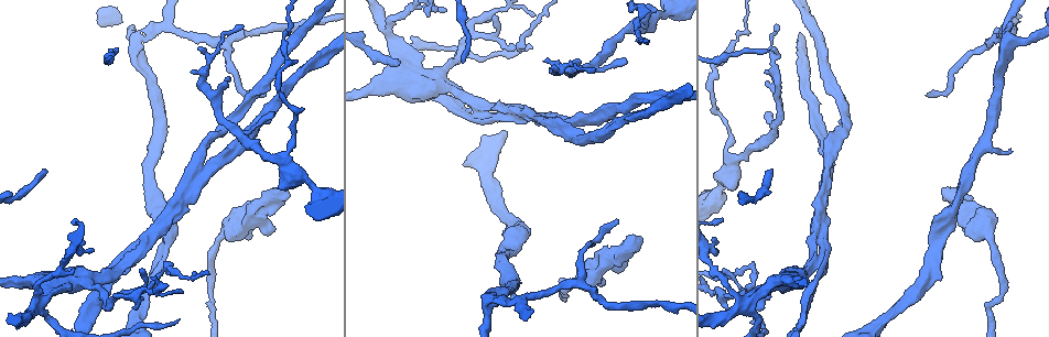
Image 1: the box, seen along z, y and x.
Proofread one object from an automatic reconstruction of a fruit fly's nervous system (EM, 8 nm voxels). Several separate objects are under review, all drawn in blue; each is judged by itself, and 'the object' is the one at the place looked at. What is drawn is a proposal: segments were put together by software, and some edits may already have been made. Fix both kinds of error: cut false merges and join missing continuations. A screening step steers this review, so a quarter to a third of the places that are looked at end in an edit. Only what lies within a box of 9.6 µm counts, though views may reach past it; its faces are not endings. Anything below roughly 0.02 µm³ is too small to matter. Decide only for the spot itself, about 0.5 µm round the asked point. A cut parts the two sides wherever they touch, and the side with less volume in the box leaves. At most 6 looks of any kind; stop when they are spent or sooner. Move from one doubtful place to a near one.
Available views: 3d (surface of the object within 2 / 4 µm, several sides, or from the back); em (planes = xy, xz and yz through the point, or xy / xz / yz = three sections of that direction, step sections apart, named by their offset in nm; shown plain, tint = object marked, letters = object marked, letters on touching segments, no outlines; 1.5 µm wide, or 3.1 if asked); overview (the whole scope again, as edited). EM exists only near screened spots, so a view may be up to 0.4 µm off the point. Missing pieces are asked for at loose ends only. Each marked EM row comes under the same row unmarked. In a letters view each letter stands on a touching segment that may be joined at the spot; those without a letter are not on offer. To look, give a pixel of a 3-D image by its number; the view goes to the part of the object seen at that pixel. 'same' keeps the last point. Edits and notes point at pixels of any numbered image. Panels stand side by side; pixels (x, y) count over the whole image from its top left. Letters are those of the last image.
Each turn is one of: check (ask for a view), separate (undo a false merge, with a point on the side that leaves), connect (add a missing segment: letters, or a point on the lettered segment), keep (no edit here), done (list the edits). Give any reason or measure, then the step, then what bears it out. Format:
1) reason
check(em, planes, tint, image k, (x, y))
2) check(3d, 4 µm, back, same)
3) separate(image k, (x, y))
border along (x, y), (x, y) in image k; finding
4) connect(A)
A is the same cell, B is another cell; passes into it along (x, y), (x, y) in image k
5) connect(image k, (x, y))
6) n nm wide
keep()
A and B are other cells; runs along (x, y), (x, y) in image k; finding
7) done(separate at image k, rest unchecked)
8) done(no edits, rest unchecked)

branch stops here
check(em, planes, letters, image 1, (200, 48))

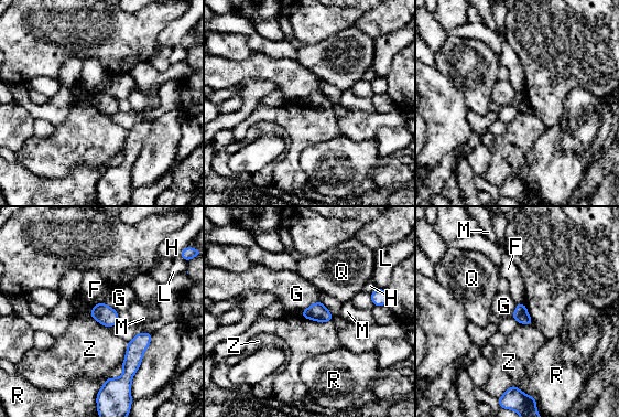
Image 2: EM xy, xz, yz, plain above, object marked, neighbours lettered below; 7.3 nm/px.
keep()
F, G, H, L, M, Q, R and Z are other cells; none of them fits

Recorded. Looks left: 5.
check(em, xy, step 8, letters, image 1, (766, 112))

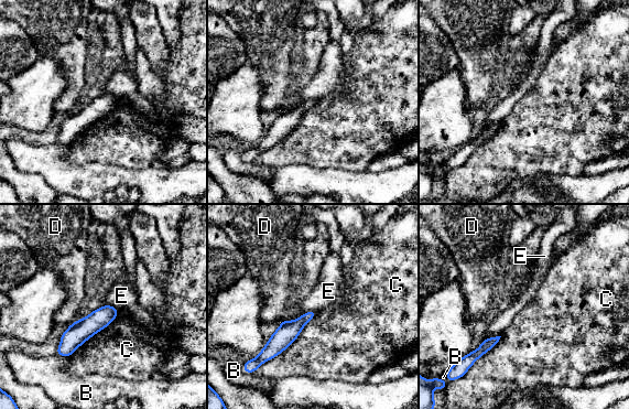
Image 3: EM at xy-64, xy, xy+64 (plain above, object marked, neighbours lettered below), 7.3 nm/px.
keep()
B, C, D and E are other cells; none of them fits

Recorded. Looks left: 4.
long arm stops here
check(em, yz, step 4, tint, image 1, (753, 322))

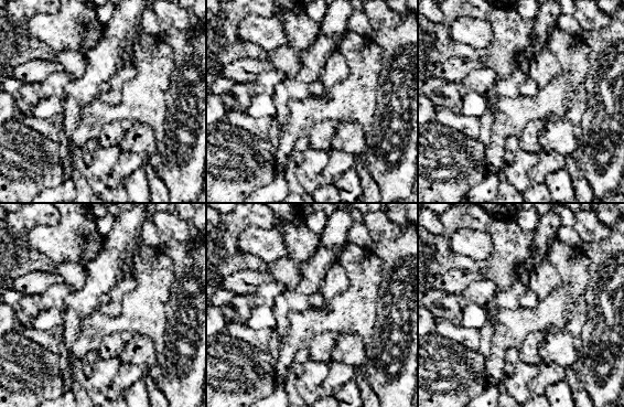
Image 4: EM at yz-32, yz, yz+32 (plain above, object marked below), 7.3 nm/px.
check(em, planes, letters, same)

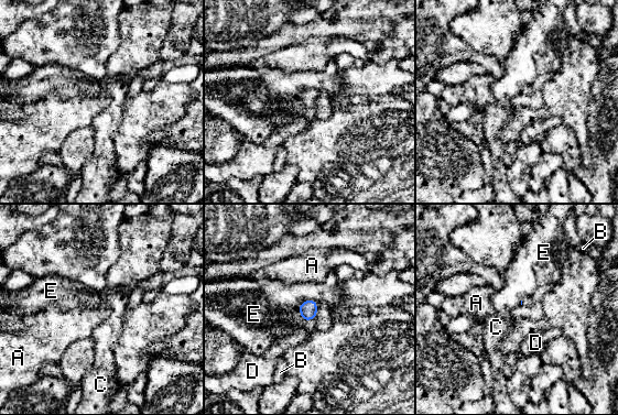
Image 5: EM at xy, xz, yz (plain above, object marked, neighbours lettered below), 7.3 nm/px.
keep()
A, B, C, D and E are other cells; none of them fits

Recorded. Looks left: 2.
done(no edits, rest unchecked)

